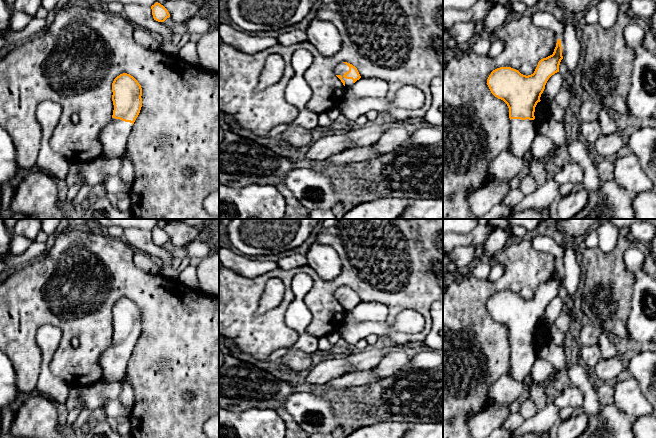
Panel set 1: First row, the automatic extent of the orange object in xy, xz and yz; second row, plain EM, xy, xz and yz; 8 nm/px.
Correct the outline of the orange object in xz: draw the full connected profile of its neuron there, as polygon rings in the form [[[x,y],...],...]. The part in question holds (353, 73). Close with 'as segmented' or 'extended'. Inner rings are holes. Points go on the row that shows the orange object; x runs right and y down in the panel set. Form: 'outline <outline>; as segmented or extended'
outline [[[347,62],[337,64],[334,68],[334,72],[346,89],[350,88],[361,78],[357,68]]]; extended

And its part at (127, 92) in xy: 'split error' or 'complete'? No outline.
split error

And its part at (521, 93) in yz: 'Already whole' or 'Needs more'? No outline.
Needs more

